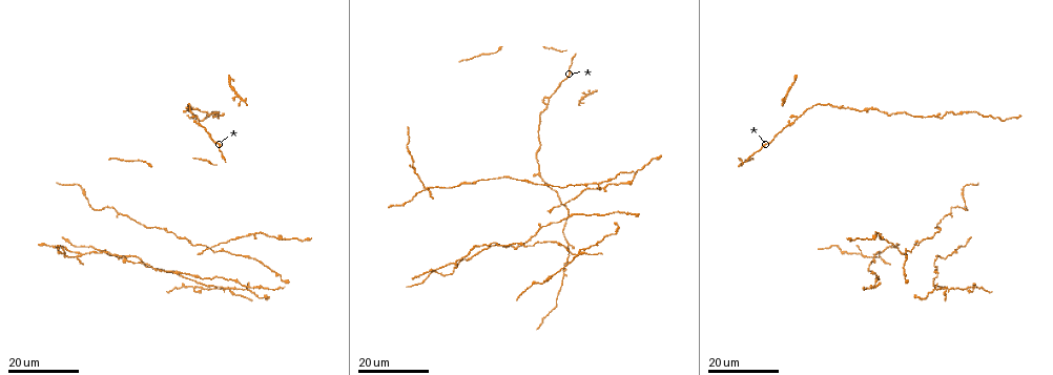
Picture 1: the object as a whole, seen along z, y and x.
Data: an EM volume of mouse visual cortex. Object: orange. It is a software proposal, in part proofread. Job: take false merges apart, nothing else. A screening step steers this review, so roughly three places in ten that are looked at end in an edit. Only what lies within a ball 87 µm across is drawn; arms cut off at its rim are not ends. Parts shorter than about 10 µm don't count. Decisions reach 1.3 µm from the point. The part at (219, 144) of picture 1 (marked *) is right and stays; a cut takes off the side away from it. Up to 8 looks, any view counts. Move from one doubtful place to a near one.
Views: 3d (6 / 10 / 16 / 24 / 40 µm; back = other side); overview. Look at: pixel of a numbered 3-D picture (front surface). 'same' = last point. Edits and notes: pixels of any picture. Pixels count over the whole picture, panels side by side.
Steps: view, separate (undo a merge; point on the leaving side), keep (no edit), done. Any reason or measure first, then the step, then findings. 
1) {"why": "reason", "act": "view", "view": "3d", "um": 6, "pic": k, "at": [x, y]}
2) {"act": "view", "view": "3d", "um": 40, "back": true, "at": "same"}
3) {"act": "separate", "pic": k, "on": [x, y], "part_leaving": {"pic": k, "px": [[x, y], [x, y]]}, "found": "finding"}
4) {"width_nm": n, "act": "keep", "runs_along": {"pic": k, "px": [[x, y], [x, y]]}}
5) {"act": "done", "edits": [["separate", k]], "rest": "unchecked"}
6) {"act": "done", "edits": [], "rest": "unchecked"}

{"why": "calibre changes", "act": "view", "view": "3d", "um": 16, "pic": 1, "at": [540, 227]}

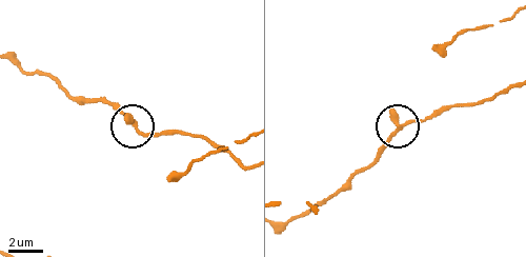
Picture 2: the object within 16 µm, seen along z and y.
{"why": "zoom in", "act": "view", "view": "3d", "um": 10, "pic": 2, "at": [396, 132]}

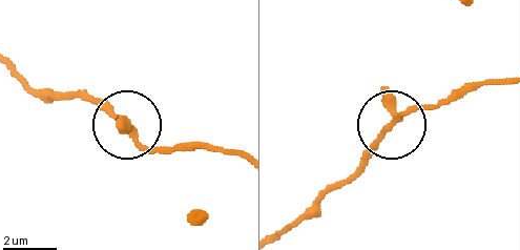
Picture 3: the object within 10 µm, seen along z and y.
{"act": "keep", "found": "all the same neuron"}

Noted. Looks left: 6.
{"why": "three arms meet", "act": "view", "view": "3d", "um": 16, "pic": 1, "at": [432, 187]}

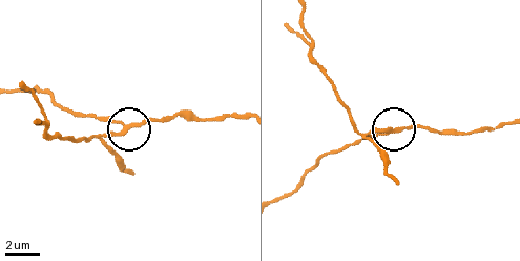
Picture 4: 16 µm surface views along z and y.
{"act": "view", "view": "3d", "um": 10, "pic": 4, "at": [129, 126]}

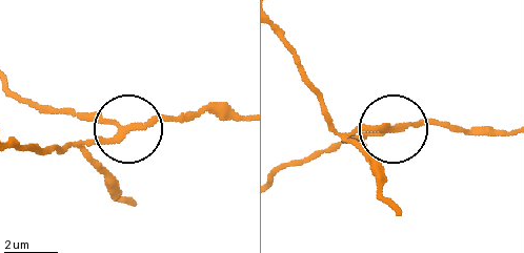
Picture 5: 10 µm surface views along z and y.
{"arms": 3, "act": "separate", "pic": 5, "on": [87, 150], "part_leaving": {"pic": 5, "px": [[121, 131], [62, 151], [15, 147]]}, "found": "two neurons meet here"}

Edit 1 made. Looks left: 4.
{"why": "redraw", "act": "view", "view": "overview"}

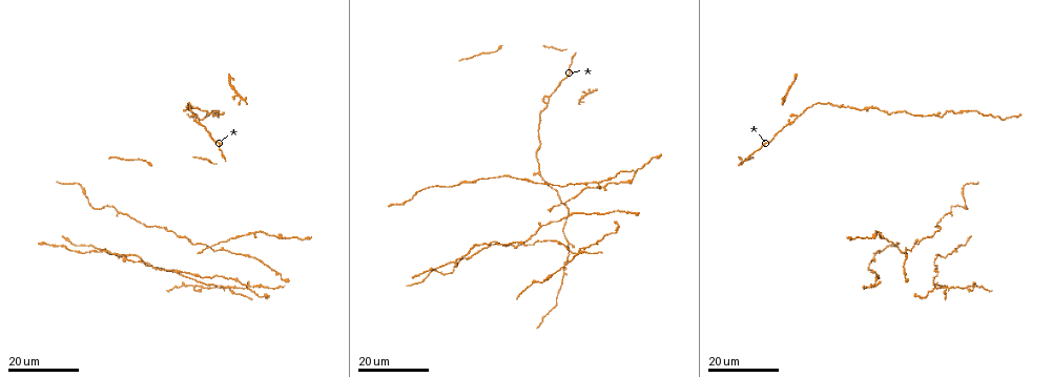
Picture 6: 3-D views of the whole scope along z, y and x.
{"why": "side arm on a straight run", "act": "view", "view": "3d", "um": 16, "pic": 6, "at": [117, 213]}

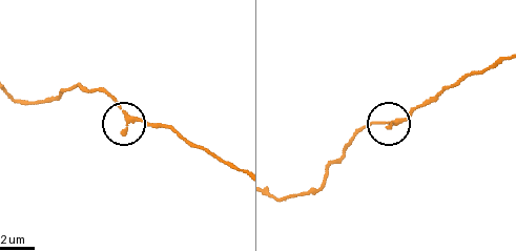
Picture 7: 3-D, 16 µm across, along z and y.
{"act": "view", "view": "3d", "um": 10, "pic": 7, "at": [128, 113]}

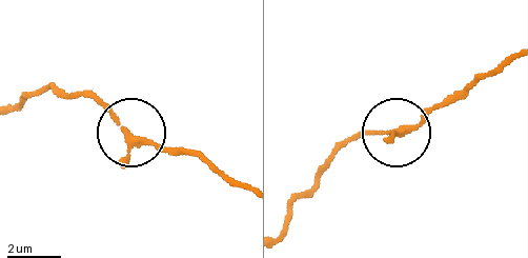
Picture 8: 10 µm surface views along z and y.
{"act": "view", "view": "3d", "um": 10, "back": true, "pic": 8, "at": [127, 132]}

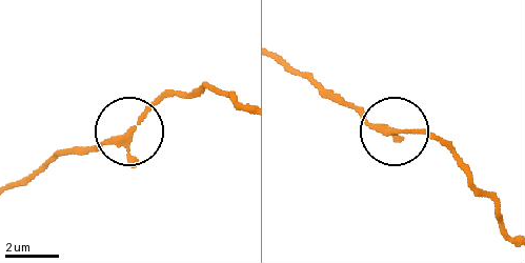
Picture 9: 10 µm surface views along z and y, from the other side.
{"act": "keep", "found": "one neuron here"}

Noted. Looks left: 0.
{"act": "done", "edits": [["separate", 5]], "rest": "unchecked"}

